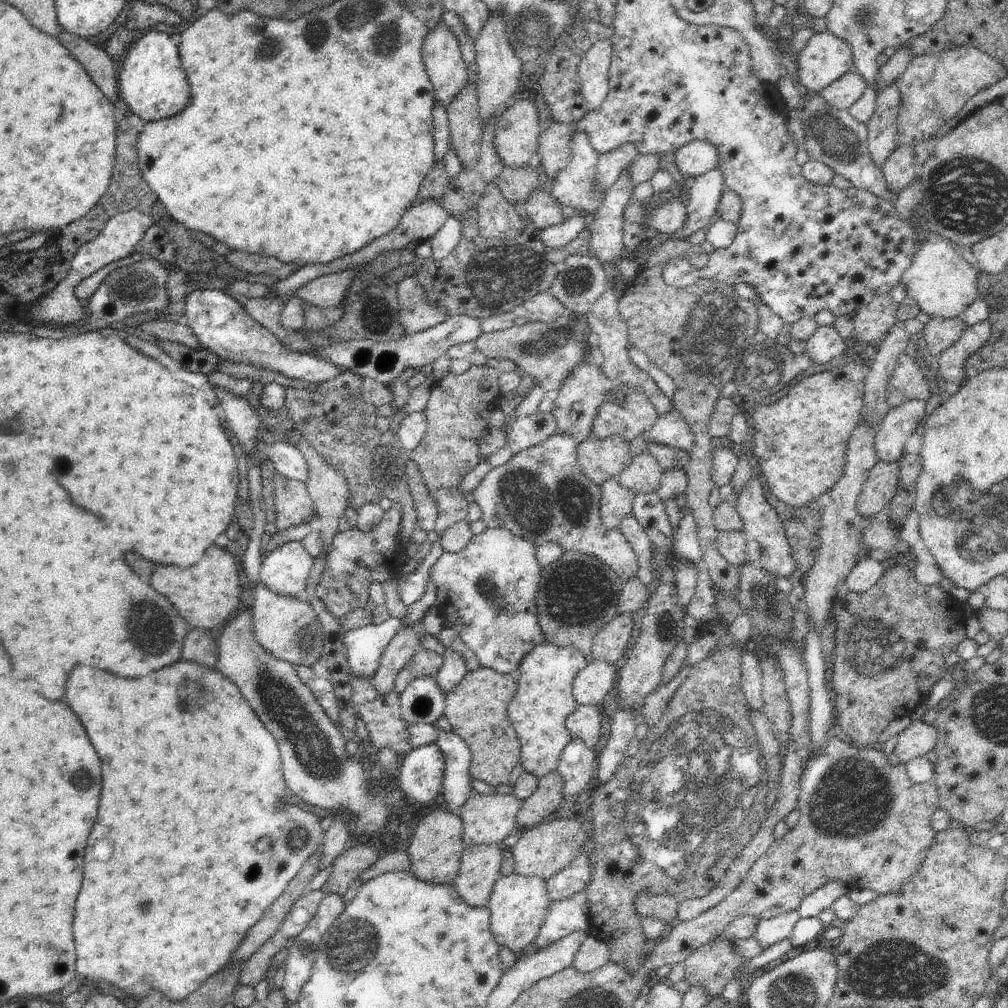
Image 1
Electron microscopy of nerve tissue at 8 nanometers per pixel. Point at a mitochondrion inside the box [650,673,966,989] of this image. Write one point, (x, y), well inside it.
(850, 798)

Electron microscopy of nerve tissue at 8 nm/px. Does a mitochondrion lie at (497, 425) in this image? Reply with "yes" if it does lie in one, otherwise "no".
no

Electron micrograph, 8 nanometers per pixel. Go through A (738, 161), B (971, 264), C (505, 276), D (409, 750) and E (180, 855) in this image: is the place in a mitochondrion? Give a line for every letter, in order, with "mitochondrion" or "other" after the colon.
A: mitochondrion
B: other
C: mitochondrion
D: other
E: other

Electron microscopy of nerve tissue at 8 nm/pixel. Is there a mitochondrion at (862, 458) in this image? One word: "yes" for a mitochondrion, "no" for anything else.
no

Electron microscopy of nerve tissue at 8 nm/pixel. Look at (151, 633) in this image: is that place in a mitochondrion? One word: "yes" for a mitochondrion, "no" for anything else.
yes

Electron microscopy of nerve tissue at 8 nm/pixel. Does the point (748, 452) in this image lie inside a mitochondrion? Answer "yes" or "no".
no

